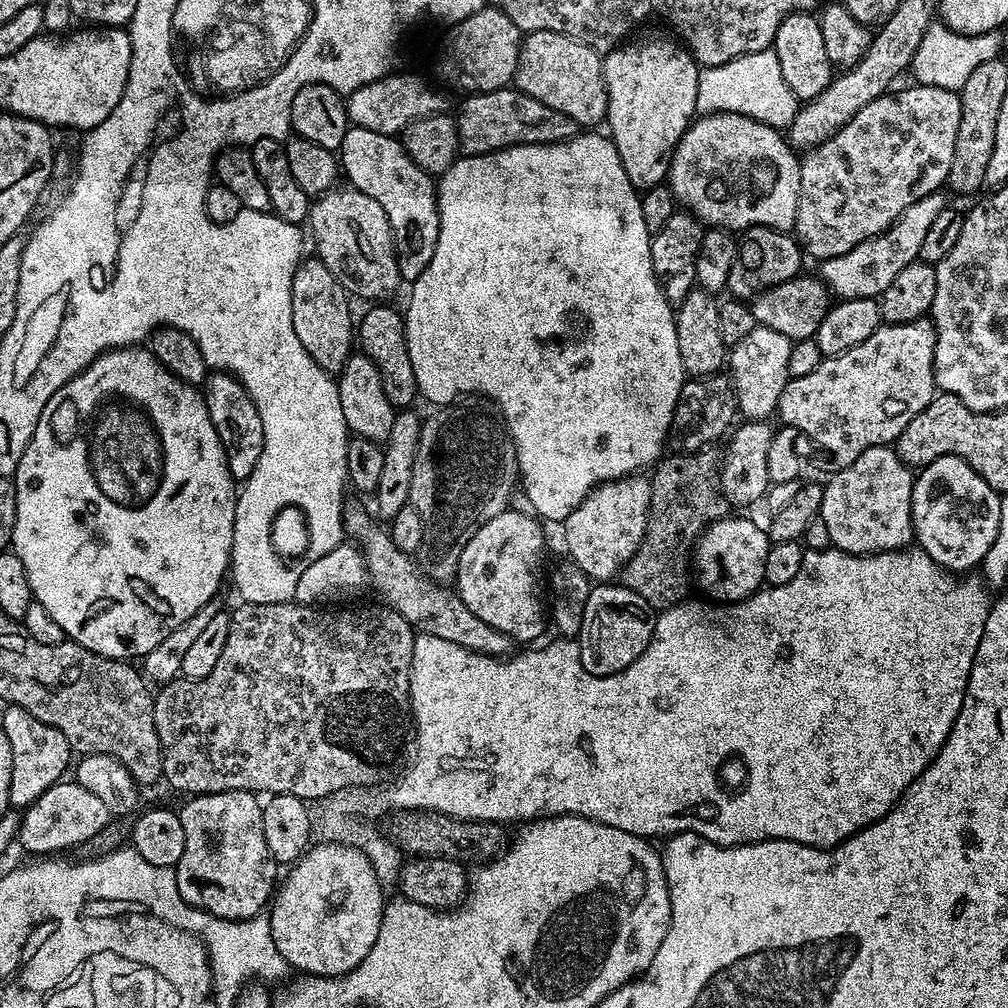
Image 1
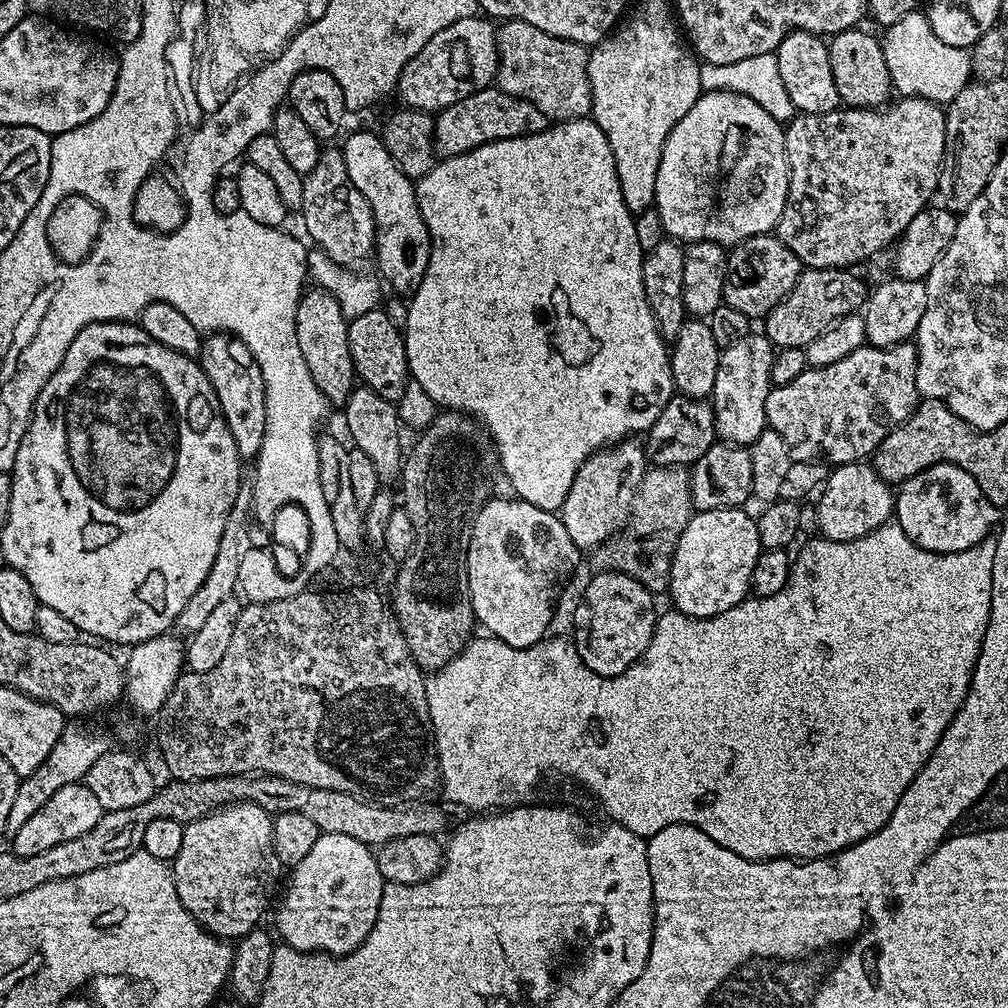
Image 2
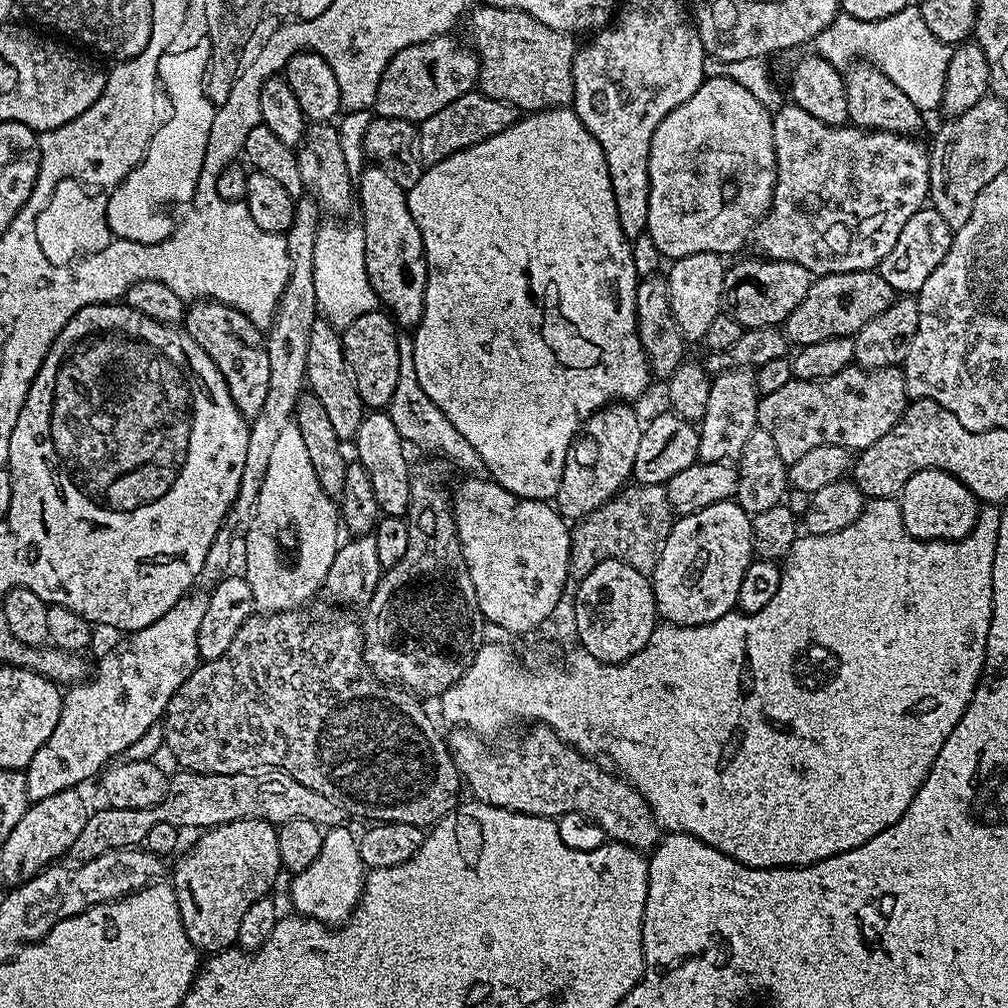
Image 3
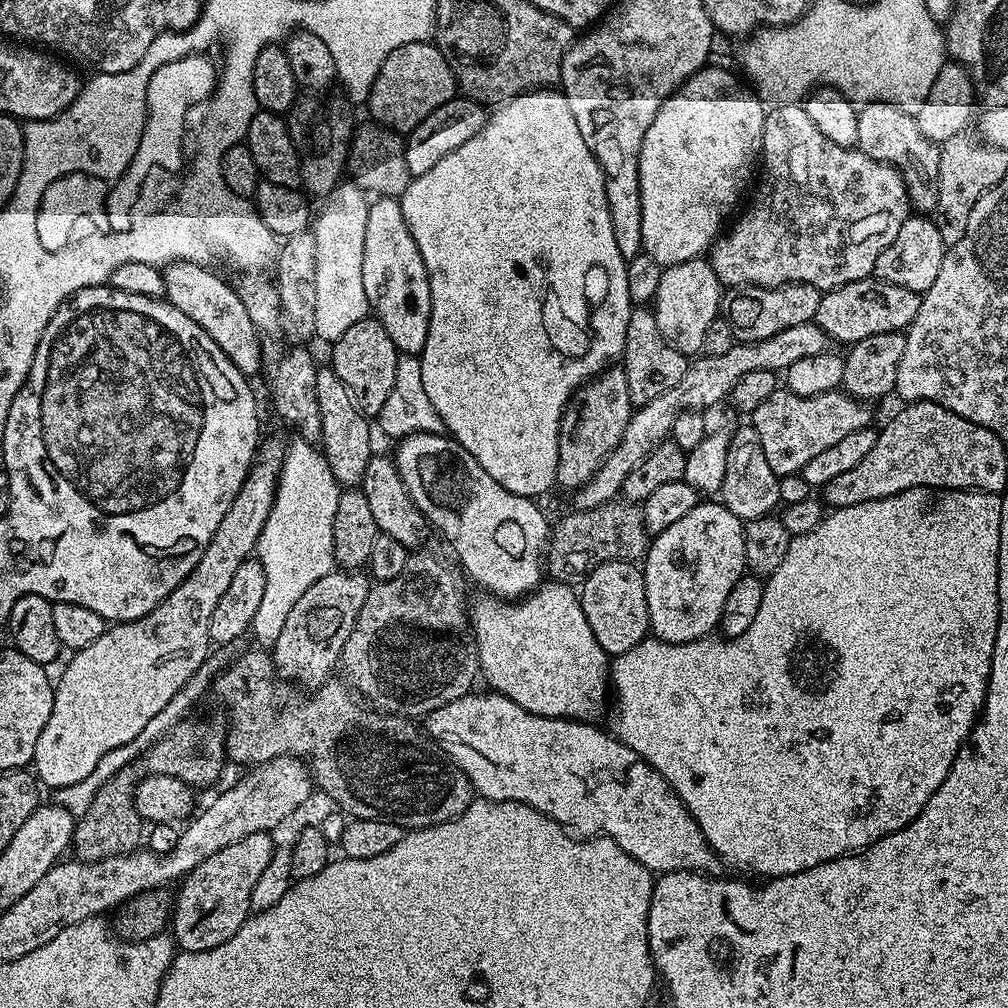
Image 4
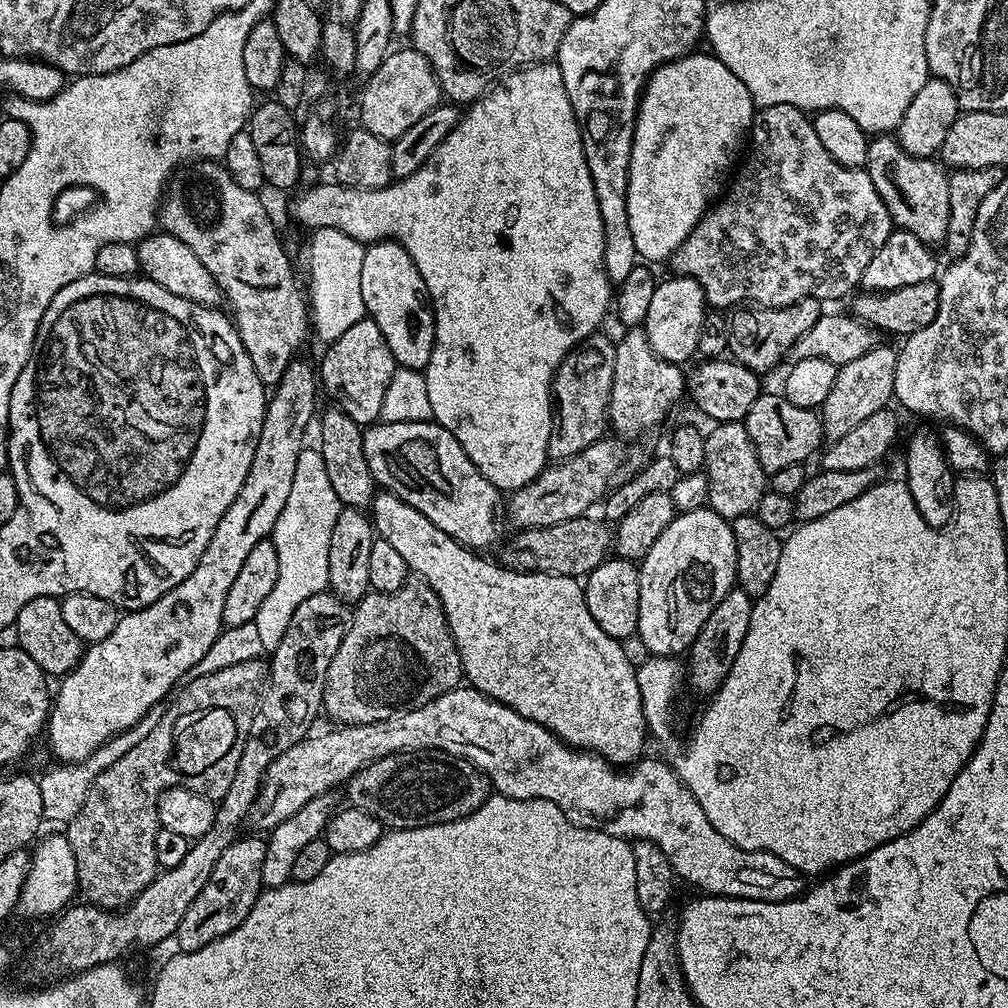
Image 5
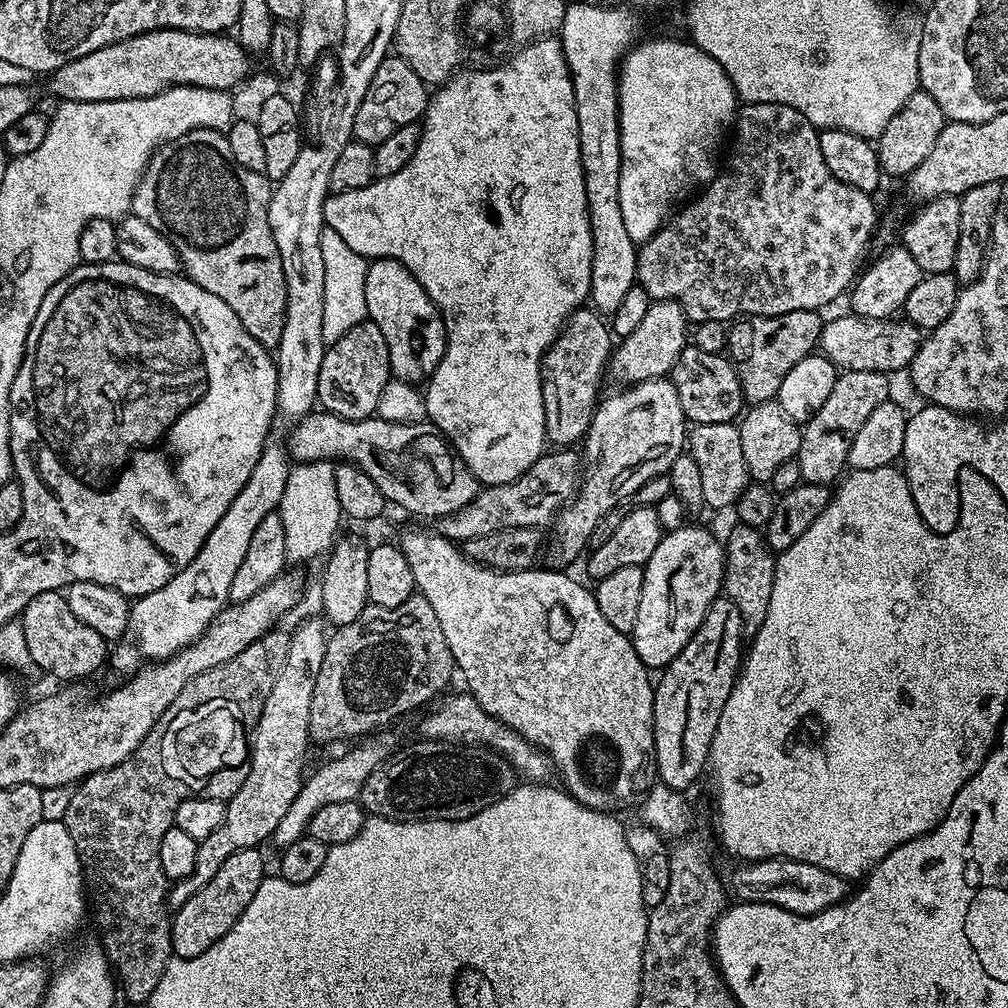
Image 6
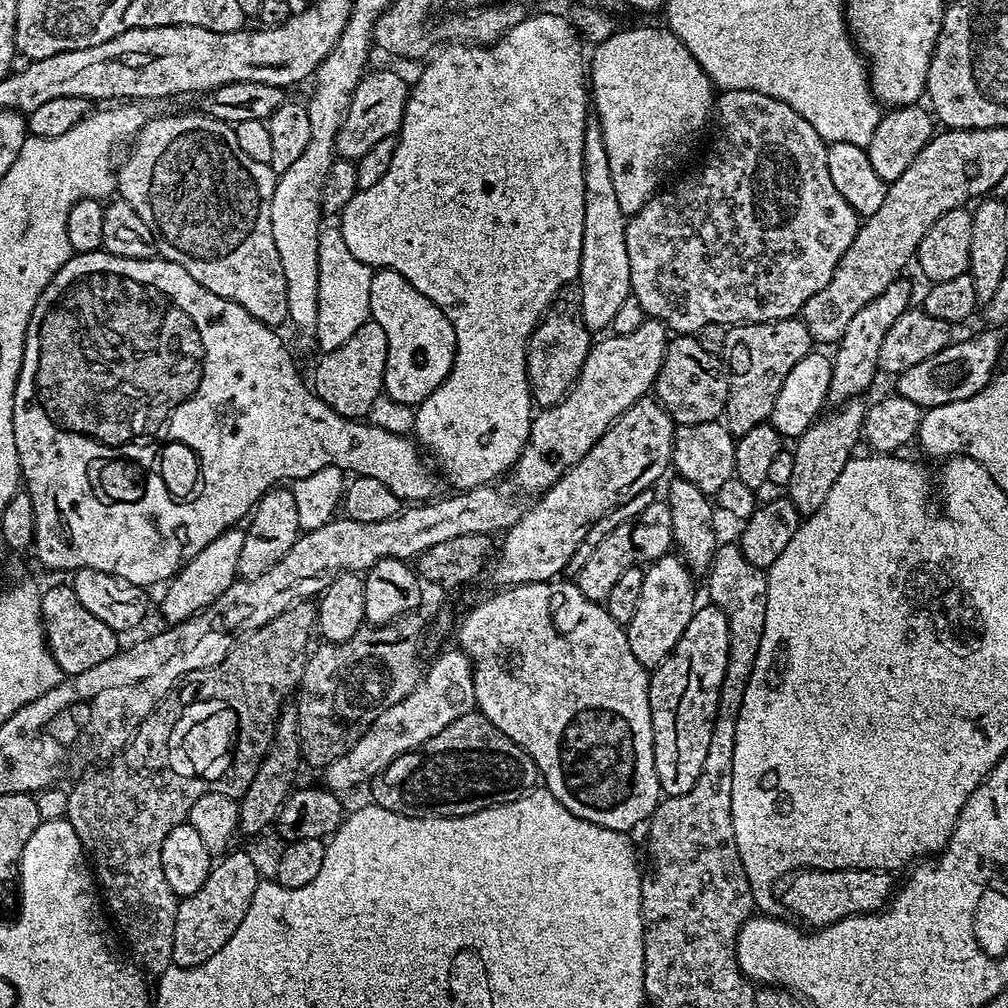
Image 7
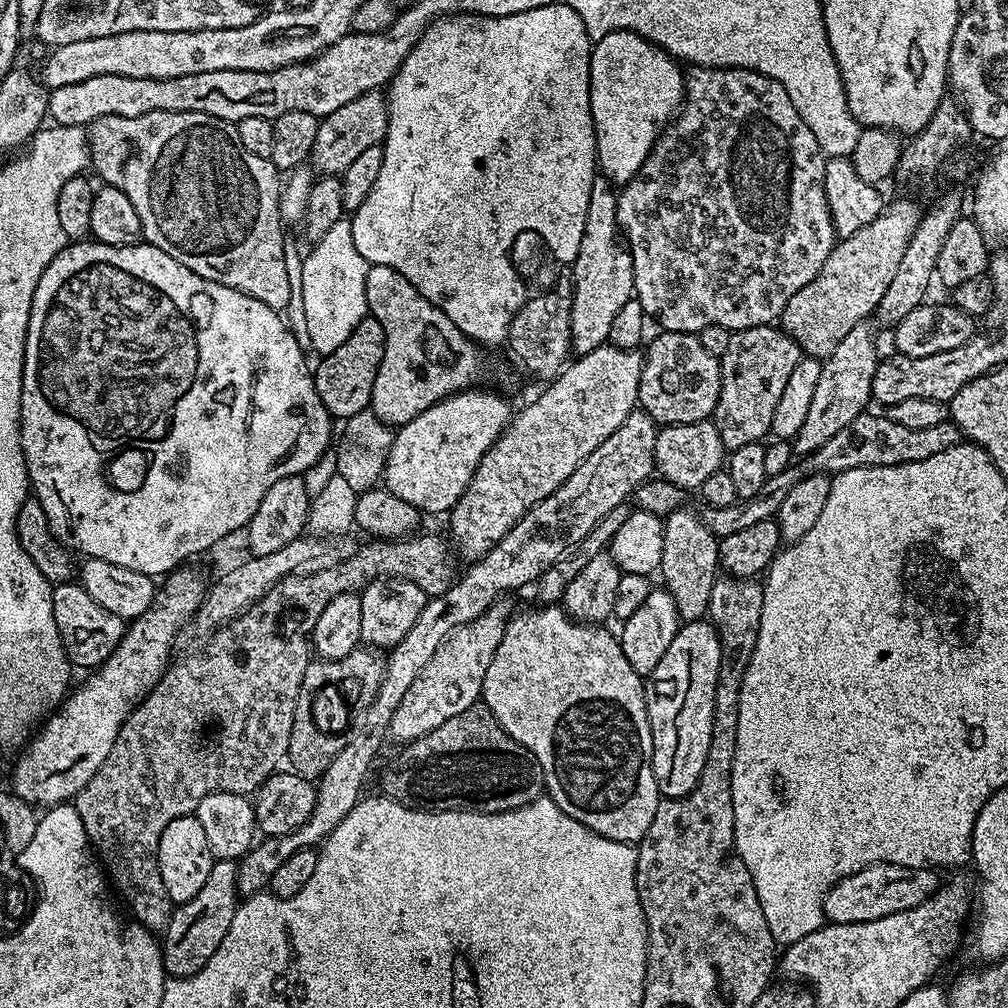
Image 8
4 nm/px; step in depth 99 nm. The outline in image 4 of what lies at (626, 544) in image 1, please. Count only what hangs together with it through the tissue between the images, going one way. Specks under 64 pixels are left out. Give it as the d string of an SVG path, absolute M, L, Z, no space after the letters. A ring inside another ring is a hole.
M609 366L579 385L573 391L558 425L555 483L567 490L582 487L599 470L614 446L618 446L622 434L626 434L626 422L630 422L633 411L623 367Z

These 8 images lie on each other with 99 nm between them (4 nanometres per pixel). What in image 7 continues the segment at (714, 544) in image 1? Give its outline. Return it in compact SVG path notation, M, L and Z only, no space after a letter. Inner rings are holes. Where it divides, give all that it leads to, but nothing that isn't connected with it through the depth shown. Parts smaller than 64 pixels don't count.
M676 554L653 560L644 568L638 611L626 625L630 650L634 650L634 658L638 658L644 668L651 670L659 666L668 657L670 650L674 650L678 638L682 638L686 622L690 622L693 612L698 607L696 588L692 585L692 580L693 573L688 571L684 561Z

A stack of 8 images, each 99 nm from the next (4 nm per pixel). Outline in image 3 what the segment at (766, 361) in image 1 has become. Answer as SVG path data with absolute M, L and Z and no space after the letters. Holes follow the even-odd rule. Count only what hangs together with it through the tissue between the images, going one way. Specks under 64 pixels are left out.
M729 368L719 373L710 386L710 402L706 414L698 422L700 429L700 460L705 464L722 464L735 461L746 446L746 438L758 427L758 393L756 374L752 368Z

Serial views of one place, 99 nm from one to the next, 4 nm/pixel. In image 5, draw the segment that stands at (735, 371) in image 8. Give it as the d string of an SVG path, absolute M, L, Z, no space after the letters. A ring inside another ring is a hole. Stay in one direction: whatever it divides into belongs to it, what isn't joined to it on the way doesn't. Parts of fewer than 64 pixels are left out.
M809 296L785 308L741 307L730 316L732 329L728 352L731 359L752 372L765 374L764 372L770 371L783 356L787 357L791 353L794 344L810 330L810 326L814 326L814 322L818 322L820 316L825 315L825 312L825 305Z

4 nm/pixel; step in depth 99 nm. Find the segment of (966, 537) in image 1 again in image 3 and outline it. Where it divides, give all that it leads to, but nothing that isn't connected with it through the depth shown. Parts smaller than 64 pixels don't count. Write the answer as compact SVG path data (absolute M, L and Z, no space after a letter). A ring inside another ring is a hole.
M936 468L912 475L903 487L898 503L903 525L919 540L960 540L972 532L979 519L980 502L971 490L949 472Z

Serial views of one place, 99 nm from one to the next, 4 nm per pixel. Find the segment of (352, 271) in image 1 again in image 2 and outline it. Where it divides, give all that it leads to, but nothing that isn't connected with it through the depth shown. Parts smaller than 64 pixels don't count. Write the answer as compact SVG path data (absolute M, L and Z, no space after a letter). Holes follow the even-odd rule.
M328 146L318 158L318 166L304 177L302 190L302 206L299 211L304 215L304 228L308 231L307 239L313 240L315 247L338 264L356 266L359 260L373 255L376 247L376 227L374 214L370 210L370 202L362 198L362 190L358 190L350 182L350 174L344 165L344 154L339 147Z

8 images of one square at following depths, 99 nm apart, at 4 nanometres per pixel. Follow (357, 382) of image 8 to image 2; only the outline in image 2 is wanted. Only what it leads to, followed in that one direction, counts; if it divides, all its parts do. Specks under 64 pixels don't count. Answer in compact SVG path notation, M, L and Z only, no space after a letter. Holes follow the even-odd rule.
M377 310L349 319L348 337L350 358L356 367L359 383L374 390L378 398L399 401L410 379L410 361L406 358L403 331L390 322L383 310Z

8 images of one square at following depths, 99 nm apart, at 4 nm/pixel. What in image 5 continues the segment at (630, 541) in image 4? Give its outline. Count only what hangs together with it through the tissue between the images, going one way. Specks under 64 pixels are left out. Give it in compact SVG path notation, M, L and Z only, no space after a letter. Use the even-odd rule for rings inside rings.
M585 514L578 518L570 518L566 522L558 522L554 526L541 528L525 528L515 533L517 536L501 550L498 556L499 563L516 572L545 572L555 576L587 577L602 561L609 559L614 548L614 532L603 519L595 520L592 514Z

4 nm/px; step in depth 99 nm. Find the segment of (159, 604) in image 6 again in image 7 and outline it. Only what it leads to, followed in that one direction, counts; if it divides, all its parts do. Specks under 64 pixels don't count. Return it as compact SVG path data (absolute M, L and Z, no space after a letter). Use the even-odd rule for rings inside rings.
M243 527L226 529L222 534L218 534L218 538L214 538L214 542L210 542L210 546L206 546L206 550L198 550L196 557L167 581L163 589L164 601L160 604L160 612L168 619L169 625L181 624L182 621L190 619L195 612L210 606L234 583L238 578L236 567L238 554L242 554L243 541Z

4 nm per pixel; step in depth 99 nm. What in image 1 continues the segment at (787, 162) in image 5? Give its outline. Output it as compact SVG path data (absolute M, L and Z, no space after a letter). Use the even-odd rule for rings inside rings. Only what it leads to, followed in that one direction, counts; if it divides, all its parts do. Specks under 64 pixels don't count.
M913 83L901 92L889 91L874 98L854 118L850 118L829 140L807 149L800 161L801 192L798 198L794 235L803 251L823 262L846 250L854 250L858 242L882 234L911 204L947 185L950 162L954 162L954 142L958 138L958 122L962 118L960 93L933 84Z

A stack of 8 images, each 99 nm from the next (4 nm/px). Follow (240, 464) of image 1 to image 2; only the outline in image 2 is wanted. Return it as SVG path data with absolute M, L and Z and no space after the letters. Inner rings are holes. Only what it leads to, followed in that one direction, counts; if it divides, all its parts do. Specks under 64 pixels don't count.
M208 334L203 337L198 357L200 369L210 378L218 406L230 426L230 435L234 437L234 446L238 446L241 461L255 461L262 450L262 442L268 435L268 389L258 370L250 350L227 334Z

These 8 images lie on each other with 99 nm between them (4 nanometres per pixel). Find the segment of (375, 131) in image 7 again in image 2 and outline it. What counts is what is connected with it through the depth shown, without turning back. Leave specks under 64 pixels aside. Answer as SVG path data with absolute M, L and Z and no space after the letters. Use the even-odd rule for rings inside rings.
M480 14L462 18L446 26L446 30L438 30L438 34L434 34L434 38L430 38L424 49L414 54L414 58L410 58L410 62L402 70L394 89L395 95L400 95L399 103L435 114L446 106L454 106L454 102L462 102L462 98L489 87L495 81L496 67L500 65L500 55L496 49L497 31L497 25Z

